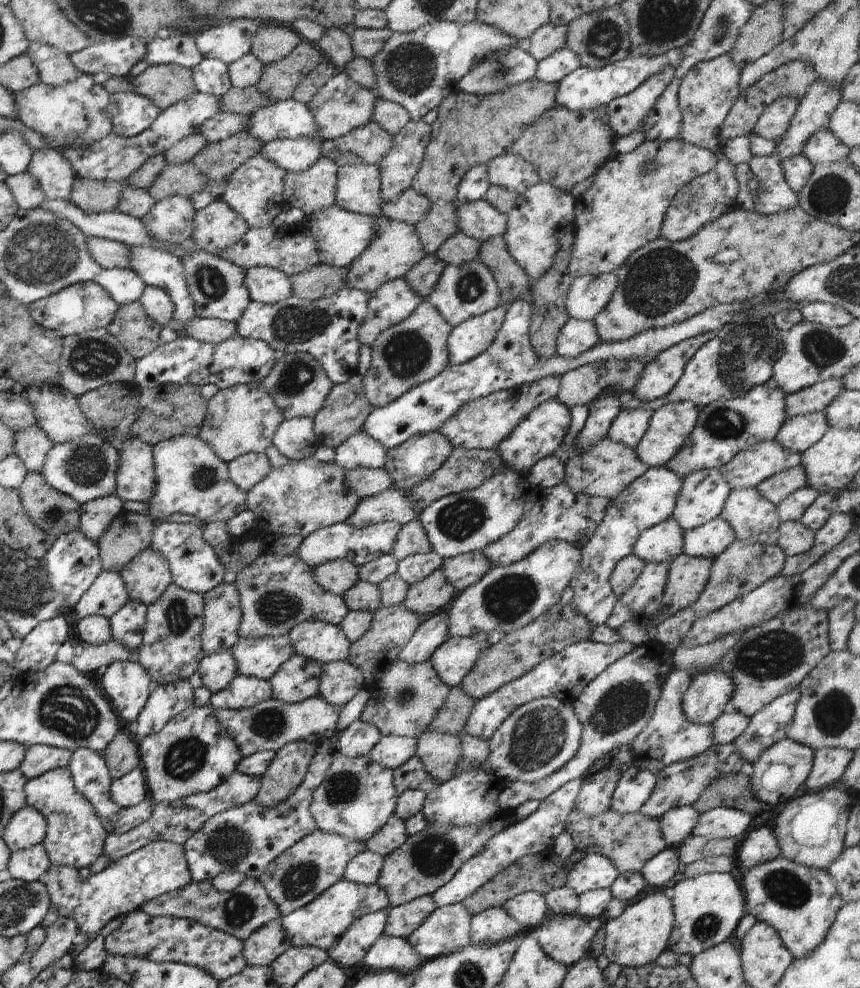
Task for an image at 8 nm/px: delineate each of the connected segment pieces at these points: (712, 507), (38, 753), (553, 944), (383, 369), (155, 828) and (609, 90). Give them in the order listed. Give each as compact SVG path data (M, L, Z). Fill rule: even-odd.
M718 469L691 473L683 479L671 516L683 531L692 530L716 518L731 492Z
M30 745L19 769L27 779L33 779L52 769L66 768L70 759L69 750L50 745Z
M549 914L532 932L540 948L555 961L572 966L588 954L596 931L576 914Z
M424 300L406 320L381 332L369 346L371 365L363 376L364 392L370 404L375 409L383 407L411 388L438 376L451 364L447 340L452 329L436 308Z
M234 771L222 784L208 792L196 793L172 802L162 801L153 804L150 818L121 835L108 835L103 844L103 854L111 861L118 860L152 841L168 841L183 845L184 841L196 832L196 829L204 824L215 814L220 814L229 808L240 806L255 800L260 788L260 779L252 775L245 775Z
M669 50L666 54L655 57L626 57L599 69L580 67L565 76L556 89L556 102L568 110L591 111L605 107L616 97L624 96L636 90L649 76L660 72L664 67L676 68L681 61L680 50Z

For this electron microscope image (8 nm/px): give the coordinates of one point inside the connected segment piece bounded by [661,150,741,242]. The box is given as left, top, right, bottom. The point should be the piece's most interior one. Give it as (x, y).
(707, 197)

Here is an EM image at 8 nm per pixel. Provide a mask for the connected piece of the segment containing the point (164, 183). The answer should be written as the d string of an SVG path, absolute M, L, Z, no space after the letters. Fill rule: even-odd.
M190 161L179 165L167 164L164 170L152 181L147 191L156 201L174 195L189 198L192 194L204 190L205 184L204 176Z

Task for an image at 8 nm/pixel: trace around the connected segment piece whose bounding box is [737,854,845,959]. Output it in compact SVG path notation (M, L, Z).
M777 856L774 860L753 866L737 872L740 884L745 894L745 910L754 918L764 921L774 927L785 947L793 954L794 959L806 958L809 952L818 947L828 934L834 922L838 909L844 906L844 899L837 891L834 879L824 869L810 868L786 857Z

